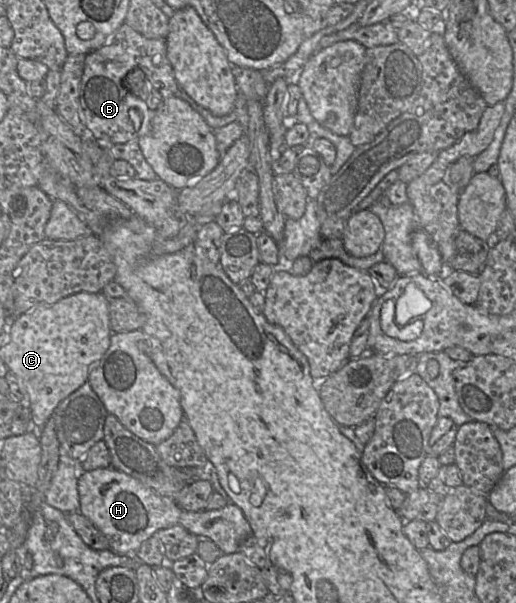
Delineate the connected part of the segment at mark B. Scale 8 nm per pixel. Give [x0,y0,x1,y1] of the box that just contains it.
[79,23,179,145]

